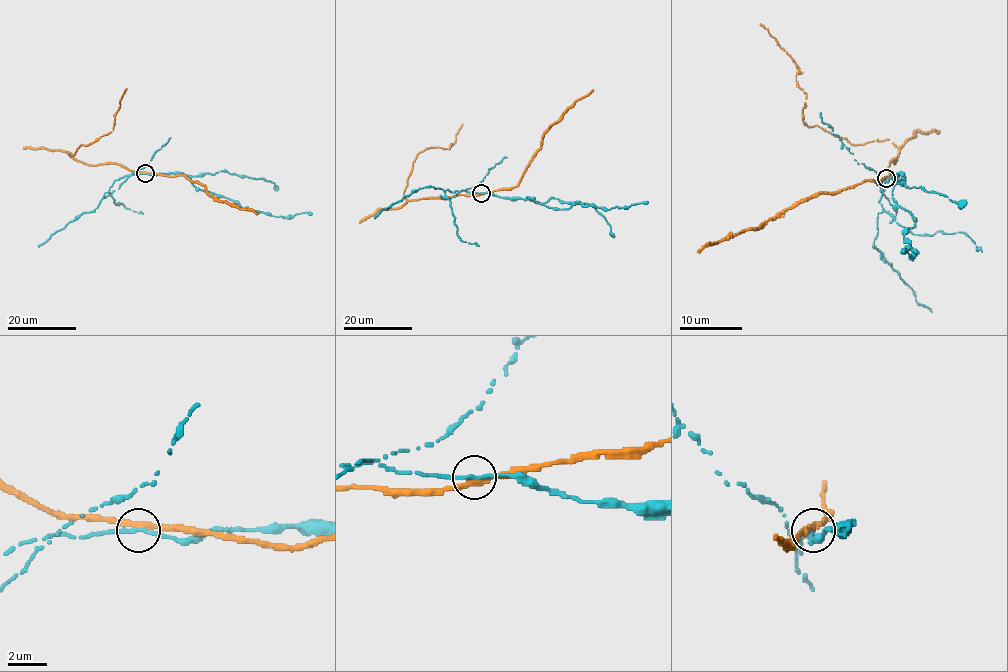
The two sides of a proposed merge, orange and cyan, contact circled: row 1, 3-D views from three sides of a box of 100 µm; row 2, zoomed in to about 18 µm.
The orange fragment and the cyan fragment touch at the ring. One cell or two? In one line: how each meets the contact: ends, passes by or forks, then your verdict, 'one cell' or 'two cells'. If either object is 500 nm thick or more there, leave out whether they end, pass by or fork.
orange passes by; cyan passes by; two cells

